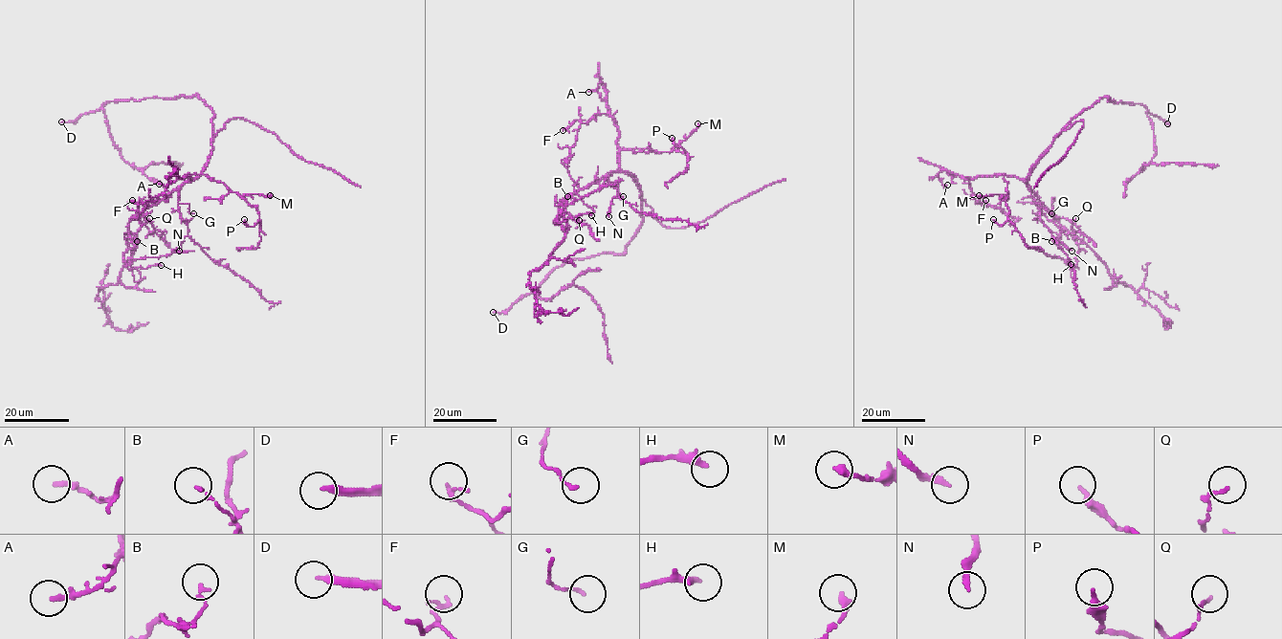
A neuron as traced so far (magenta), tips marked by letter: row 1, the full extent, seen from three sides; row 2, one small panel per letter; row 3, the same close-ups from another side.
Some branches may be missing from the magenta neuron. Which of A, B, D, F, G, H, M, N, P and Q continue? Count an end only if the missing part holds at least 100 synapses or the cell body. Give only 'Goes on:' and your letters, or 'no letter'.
Goes on: D

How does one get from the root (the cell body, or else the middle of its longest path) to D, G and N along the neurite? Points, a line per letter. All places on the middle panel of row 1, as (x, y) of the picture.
D: (641, 201), (641, 226), (621, 253), (600, 253), (567, 260), (532, 292), (520, 296), (506, 310), (493, 312)
G: (641, 201), (641, 191), (635, 181), (624, 171), (613, 171), (607, 181), (616, 184), (618, 192), (623, 196)
N: (641, 201), (635, 181), (624, 171), (613, 171), (607, 182), (617, 195), (608, 216)

